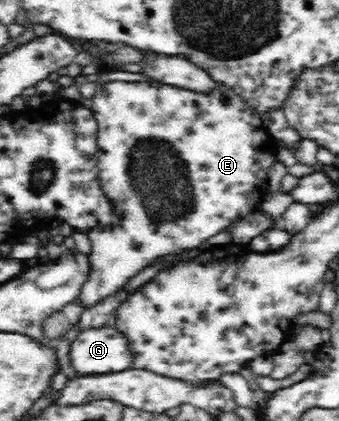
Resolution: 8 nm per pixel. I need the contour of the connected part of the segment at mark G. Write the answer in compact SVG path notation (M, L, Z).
M116 327L82 329L68 345L68 363L73 368L73 379L130 368L132 354Z

